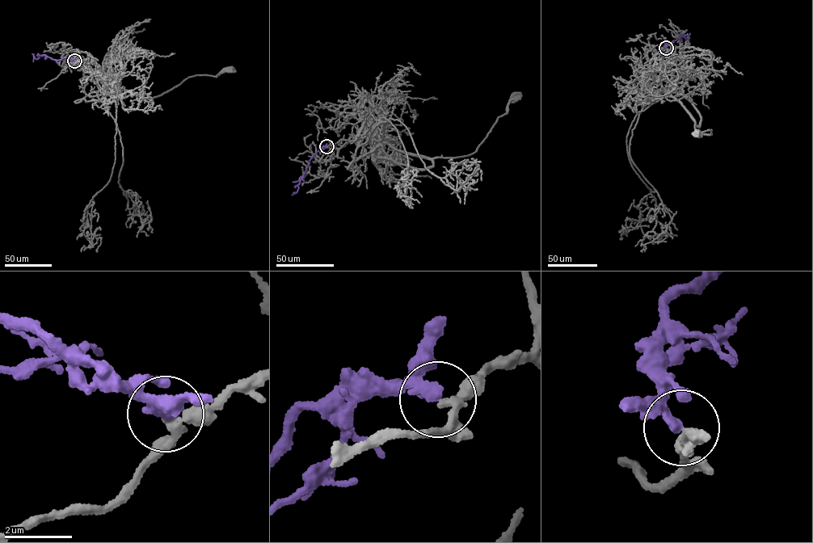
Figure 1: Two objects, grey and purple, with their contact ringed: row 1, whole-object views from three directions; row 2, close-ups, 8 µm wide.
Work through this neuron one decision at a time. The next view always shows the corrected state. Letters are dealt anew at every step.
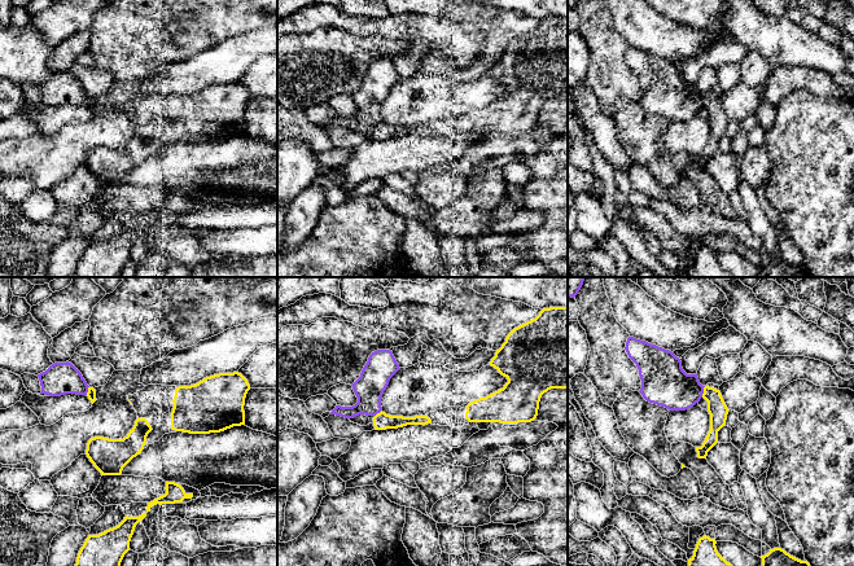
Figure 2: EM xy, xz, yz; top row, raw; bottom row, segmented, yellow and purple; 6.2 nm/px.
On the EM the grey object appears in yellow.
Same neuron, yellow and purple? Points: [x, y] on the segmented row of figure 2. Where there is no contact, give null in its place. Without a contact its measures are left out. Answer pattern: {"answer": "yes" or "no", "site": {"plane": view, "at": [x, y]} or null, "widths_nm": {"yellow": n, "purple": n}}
{"answer": "no", "site": {"plane": "yz", "at": [704, 391]}, "widths_nm": {"yellow": 120, "purple": 280}}

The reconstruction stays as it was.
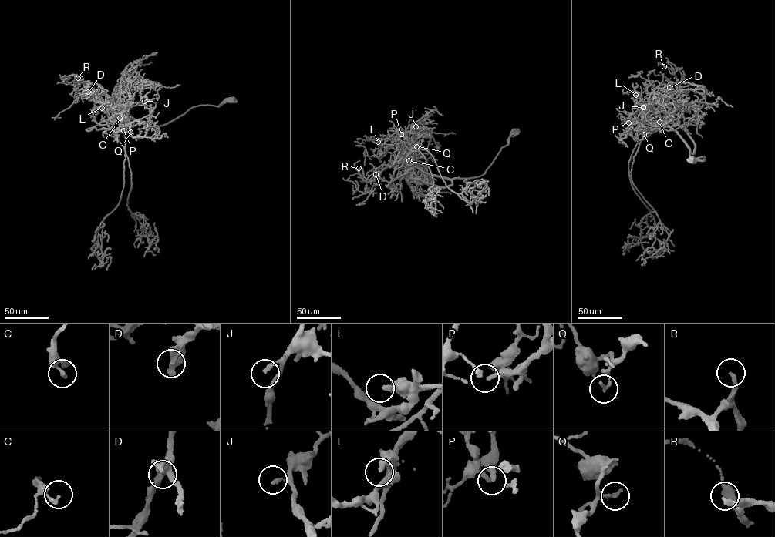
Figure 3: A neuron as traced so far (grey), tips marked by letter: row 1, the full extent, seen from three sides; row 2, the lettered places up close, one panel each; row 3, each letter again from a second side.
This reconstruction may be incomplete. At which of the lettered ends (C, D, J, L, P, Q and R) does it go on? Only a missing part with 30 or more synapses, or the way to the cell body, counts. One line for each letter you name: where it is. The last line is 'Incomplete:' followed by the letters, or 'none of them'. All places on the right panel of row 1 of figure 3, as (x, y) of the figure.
R: (664, 66)
Incomplete: R

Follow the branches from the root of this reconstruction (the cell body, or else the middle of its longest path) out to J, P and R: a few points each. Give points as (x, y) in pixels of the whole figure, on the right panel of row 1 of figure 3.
J: (691, 159), (704, 156), (702, 160), (691, 156), (687, 145), (658, 113), (649, 105), (646, 113), (643, 107)
P: (691, 159), (704, 156), (702, 160), (691, 156), (687, 145), (670, 128), (648, 124), (635, 108), (628, 122)
R: (691, 159), (704, 156), (691, 156), (678, 122), (667, 123), (673, 117), (663, 106), (677, 81), (664, 66)

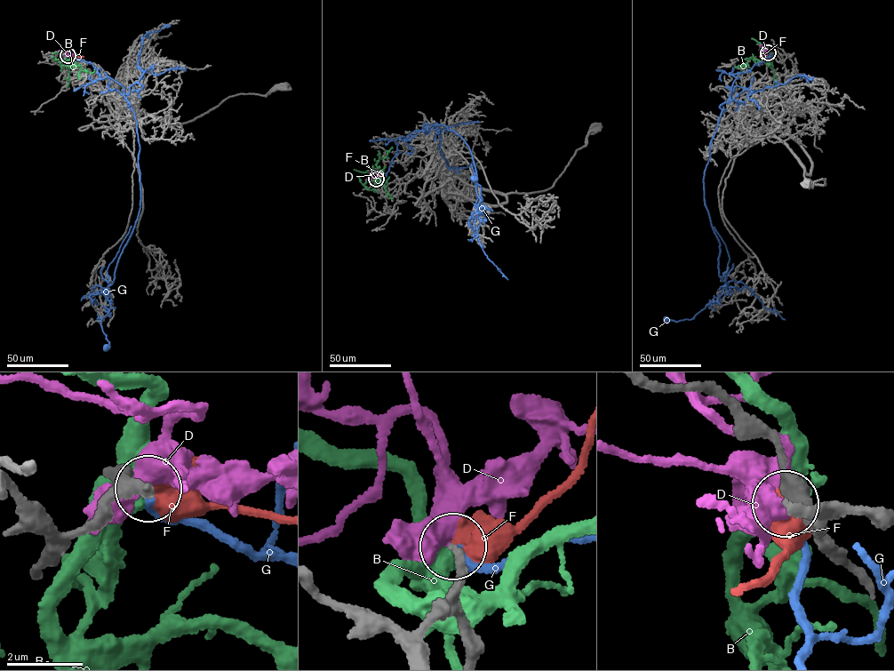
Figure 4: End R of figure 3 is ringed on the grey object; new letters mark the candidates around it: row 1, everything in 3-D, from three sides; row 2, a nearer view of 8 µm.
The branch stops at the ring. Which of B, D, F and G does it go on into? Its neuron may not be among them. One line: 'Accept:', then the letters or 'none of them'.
Accept: none of them

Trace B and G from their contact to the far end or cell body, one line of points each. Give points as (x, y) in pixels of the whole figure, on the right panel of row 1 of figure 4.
B: (768, 52), (763, 61), (750, 59), (746, 66), (741, 67)
G: (768, 52), (733, 74), (705, 171), (725, 287), (692, 318), (666, 320)

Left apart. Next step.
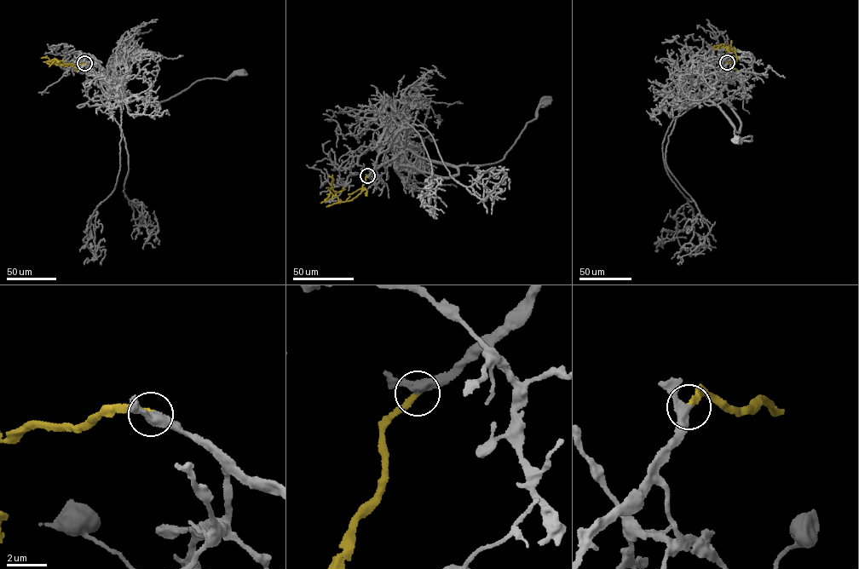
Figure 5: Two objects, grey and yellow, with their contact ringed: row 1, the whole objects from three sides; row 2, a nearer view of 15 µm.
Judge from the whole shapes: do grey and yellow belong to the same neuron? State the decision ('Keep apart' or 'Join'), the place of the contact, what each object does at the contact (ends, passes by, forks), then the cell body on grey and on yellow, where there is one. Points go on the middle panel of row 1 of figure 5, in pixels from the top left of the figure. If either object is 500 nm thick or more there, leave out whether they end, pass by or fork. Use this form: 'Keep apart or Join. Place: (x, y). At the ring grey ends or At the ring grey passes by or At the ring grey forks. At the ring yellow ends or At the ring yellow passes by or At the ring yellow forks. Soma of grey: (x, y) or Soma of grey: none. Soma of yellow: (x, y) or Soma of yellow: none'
Join. Place: (367, 175). At the ring grey passes by. At the ring yellow ends. Soma of grey: (545, 100). Soma of yellow: none

